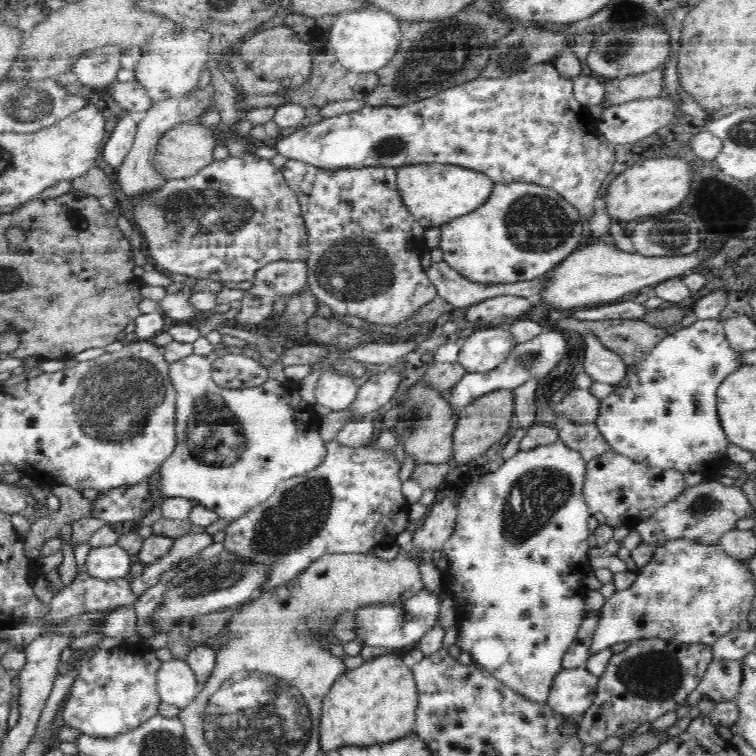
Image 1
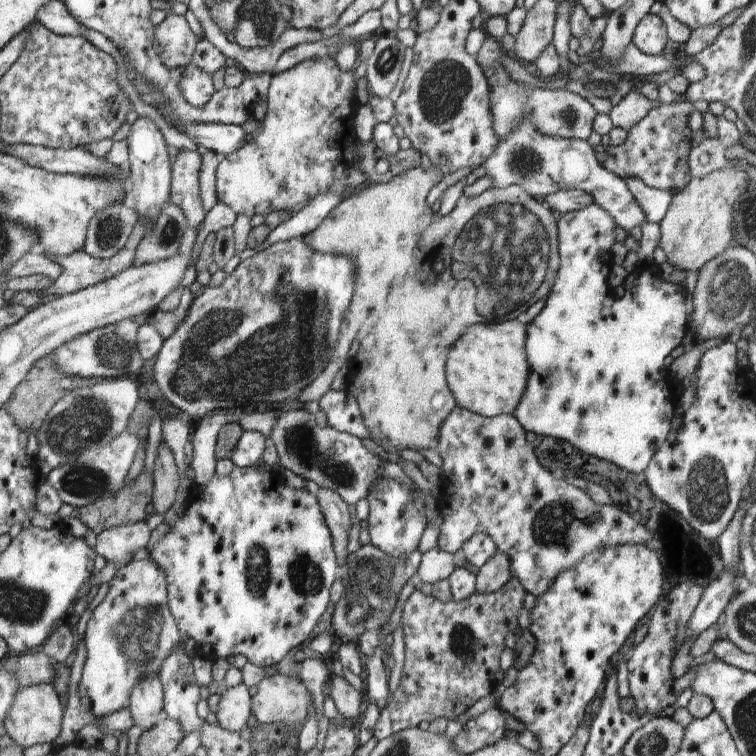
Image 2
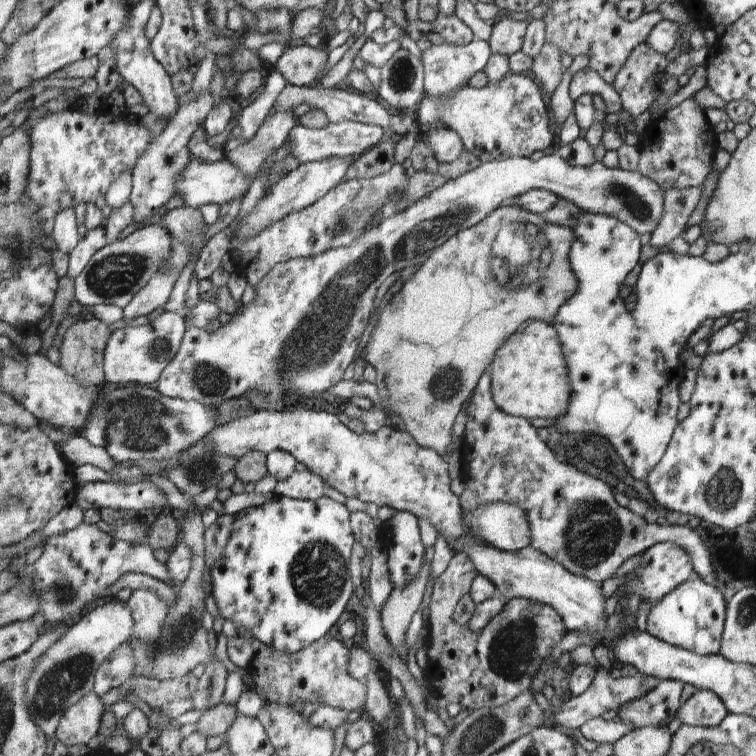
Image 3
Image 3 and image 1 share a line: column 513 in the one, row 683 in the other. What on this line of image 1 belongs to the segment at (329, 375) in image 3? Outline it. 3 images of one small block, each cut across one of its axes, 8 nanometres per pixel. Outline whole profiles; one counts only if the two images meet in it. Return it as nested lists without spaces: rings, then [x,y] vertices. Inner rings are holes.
[[[184,660],[163,662],[156,674],[156,682],[161,702],[178,709],[187,708],[201,691],[194,671]]]

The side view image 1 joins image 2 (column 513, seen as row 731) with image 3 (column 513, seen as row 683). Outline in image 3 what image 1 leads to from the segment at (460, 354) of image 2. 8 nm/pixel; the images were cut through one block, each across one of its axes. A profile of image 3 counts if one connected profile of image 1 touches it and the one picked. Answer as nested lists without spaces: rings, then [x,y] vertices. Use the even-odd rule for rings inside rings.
[[[532,321],[520,332],[516,331],[499,349],[487,372],[495,403],[512,416],[552,420],[562,416],[571,404],[570,373],[555,325]]]

